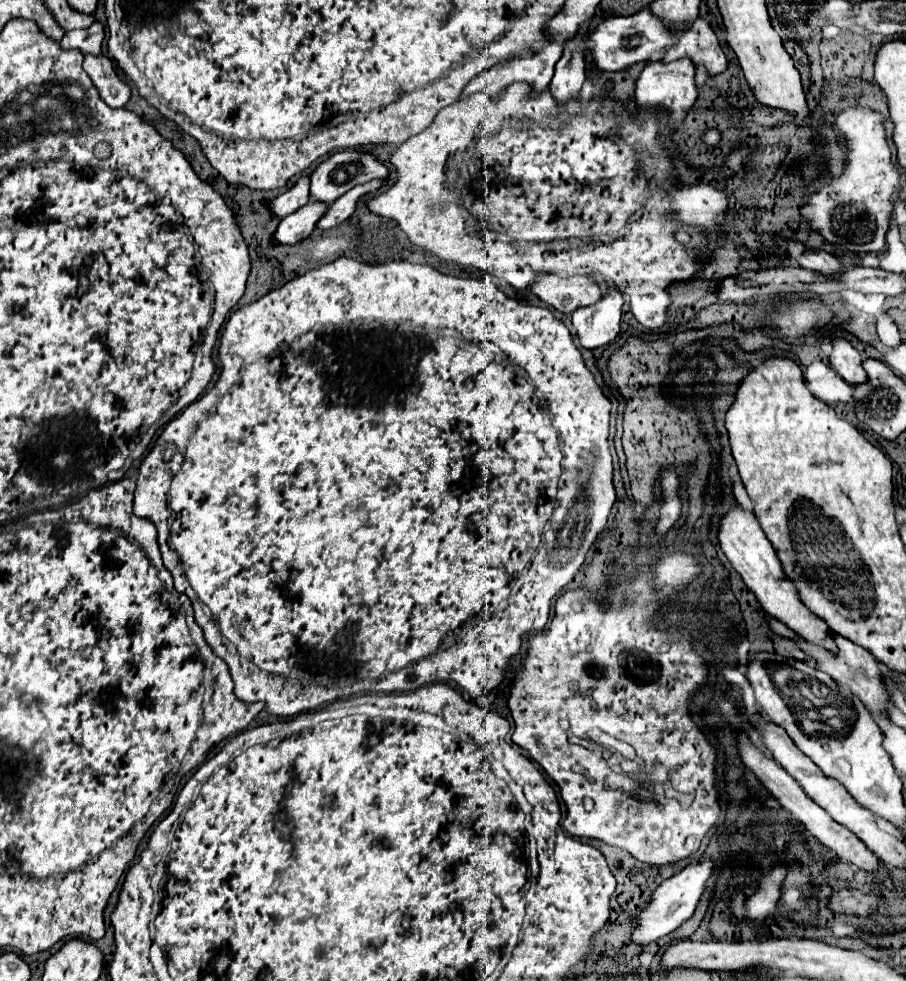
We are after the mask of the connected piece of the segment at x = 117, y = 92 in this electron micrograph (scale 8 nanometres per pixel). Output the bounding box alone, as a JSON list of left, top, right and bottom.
[84,56,130,108]

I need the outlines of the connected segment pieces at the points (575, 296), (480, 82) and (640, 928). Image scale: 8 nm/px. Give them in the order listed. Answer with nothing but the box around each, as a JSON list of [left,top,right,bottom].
[[532,274,604,314],[462,40,562,98],[632,858,716,946]]

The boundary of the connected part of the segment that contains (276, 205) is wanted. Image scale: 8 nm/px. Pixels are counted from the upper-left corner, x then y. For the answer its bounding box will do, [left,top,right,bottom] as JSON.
[270,176,310,218]

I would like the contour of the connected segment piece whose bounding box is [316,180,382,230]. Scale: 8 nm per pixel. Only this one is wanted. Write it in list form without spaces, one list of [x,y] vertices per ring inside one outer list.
[[[372,180],[372,182],[366,182],[366,184],[362,184],[362,186],[354,186],[354,188],[348,190],[344,196],[340,196],[334,204],[328,206],[326,214],[318,220],[316,228],[328,230],[328,228],[338,226],[340,222],[344,222],[346,218],[352,216],[354,206],[356,206],[356,202],[358,202],[360,198],[364,198],[366,194],[376,192],[380,186],[382,186],[382,180]]]

